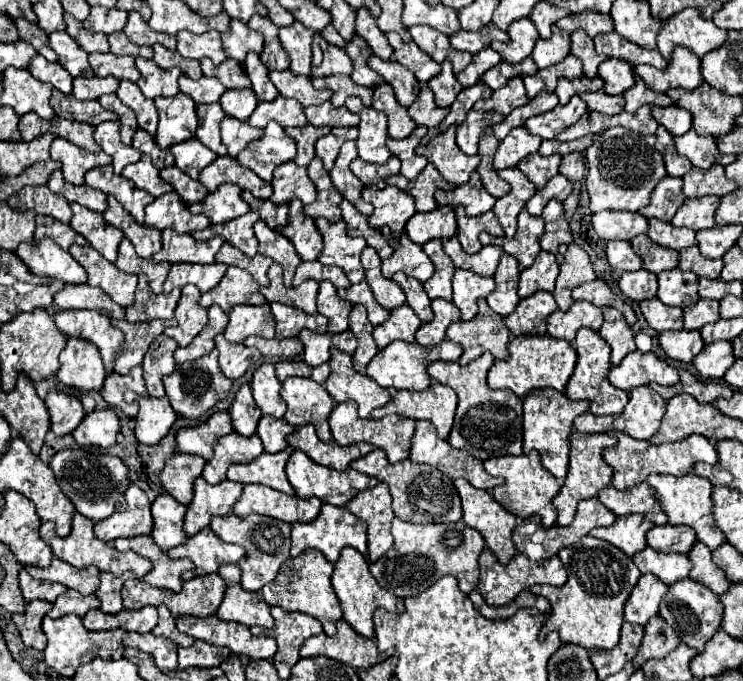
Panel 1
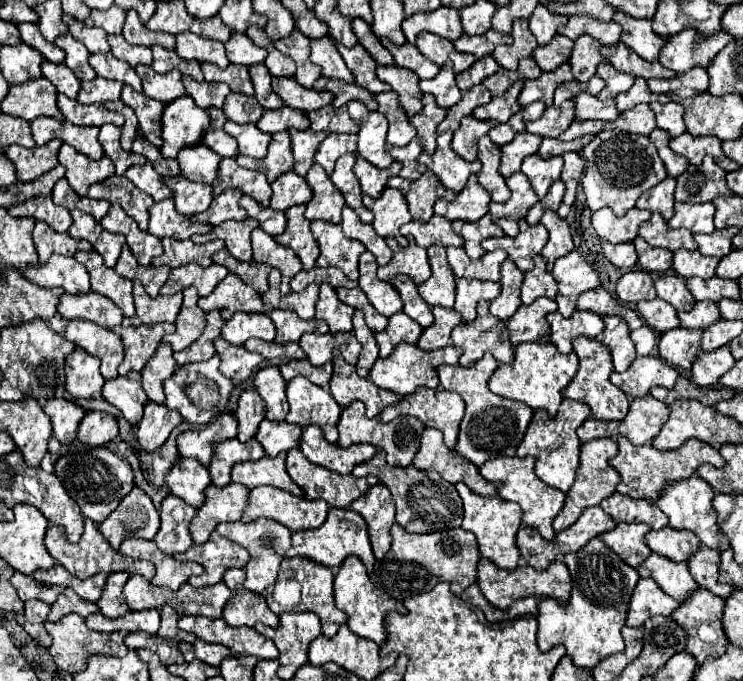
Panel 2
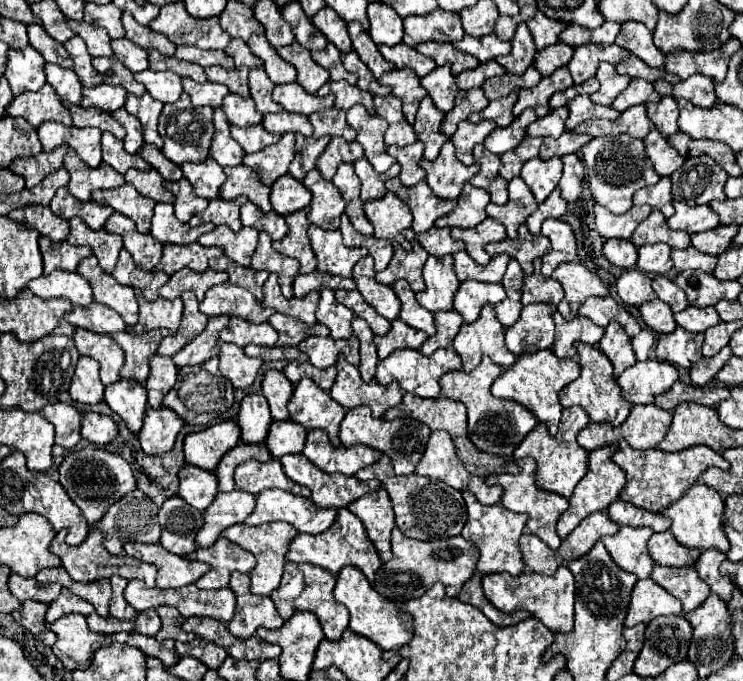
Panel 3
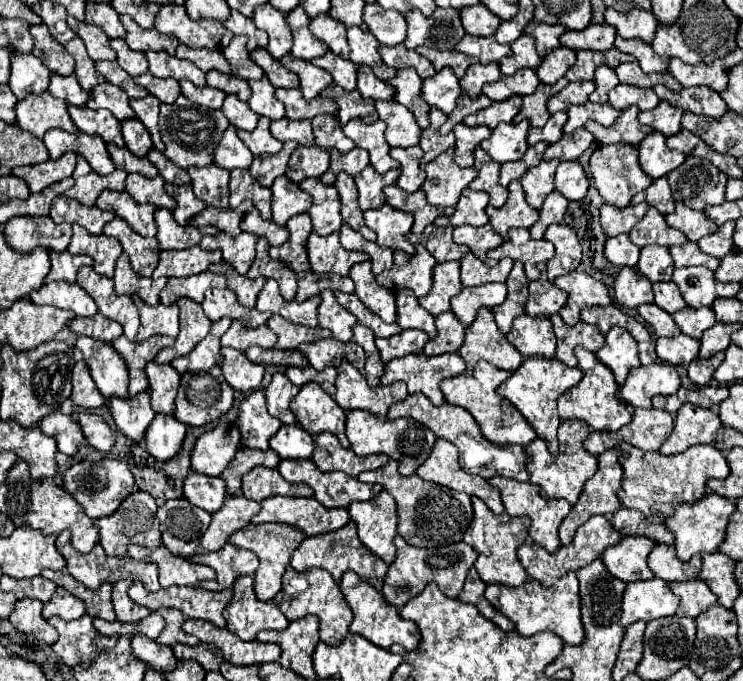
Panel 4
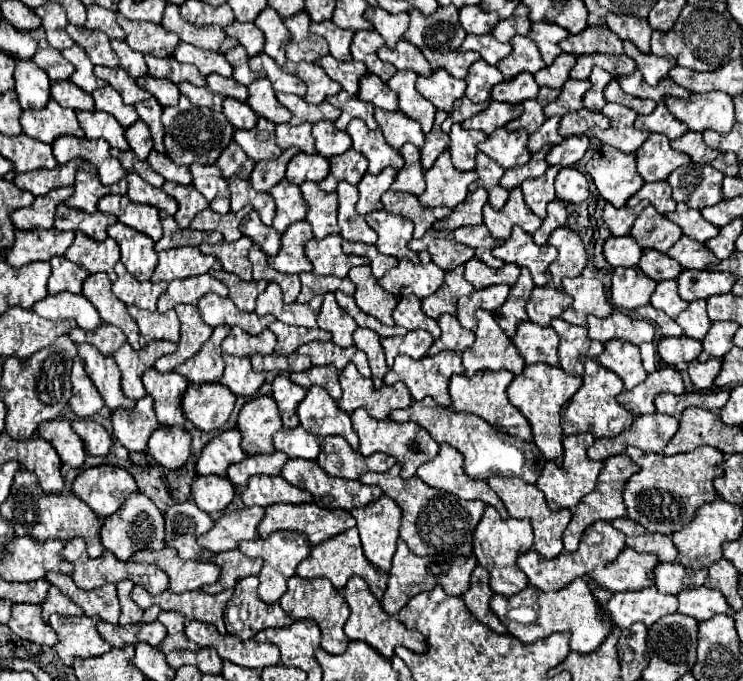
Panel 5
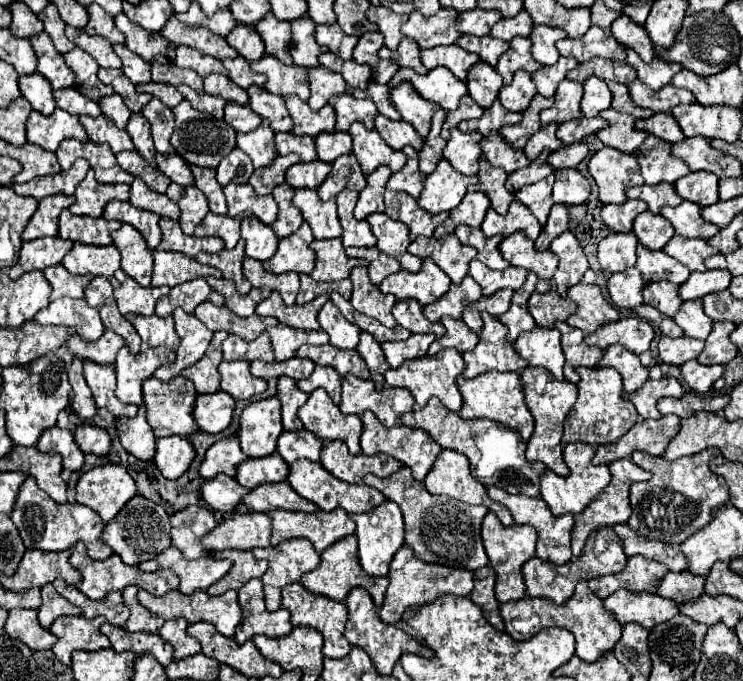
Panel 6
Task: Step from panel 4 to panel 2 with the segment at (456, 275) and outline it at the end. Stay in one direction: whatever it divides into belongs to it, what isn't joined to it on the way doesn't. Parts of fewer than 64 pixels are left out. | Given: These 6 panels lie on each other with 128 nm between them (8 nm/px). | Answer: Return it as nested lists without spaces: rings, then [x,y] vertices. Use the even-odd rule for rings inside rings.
[[[438,244],[430,246],[428,258],[432,266],[432,276],[418,286],[420,296],[430,306],[452,308],[454,306],[454,272],[450,270],[448,260],[446,260],[446,248]]]

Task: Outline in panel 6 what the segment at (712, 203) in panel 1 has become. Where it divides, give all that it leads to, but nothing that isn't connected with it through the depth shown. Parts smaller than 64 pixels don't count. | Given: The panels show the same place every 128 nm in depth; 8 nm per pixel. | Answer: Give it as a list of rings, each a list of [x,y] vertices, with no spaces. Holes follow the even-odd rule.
[[[686,200],[676,208],[670,208],[670,206],[662,208],[660,214],[666,220],[670,220],[676,228],[676,234],[680,234],[684,238],[704,238],[704,240],[708,240],[708,238],[712,238],[714,234],[720,232],[718,226],[706,222],[700,216],[700,206],[686,202]]]

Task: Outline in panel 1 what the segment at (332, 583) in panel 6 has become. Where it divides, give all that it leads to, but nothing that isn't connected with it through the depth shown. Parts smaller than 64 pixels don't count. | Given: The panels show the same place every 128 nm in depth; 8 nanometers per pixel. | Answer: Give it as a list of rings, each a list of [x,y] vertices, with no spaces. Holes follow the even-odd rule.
[[[324,504],[322,510],[320,510],[320,518],[316,518],[312,522],[294,522],[292,524],[292,550],[290,550],[292,556],[302,554],[306,548],[316,548],[330,562],[336,562],[338,556],[340,556],[340,550],[344,546],[352,546],[352,548],[356,548],[358,552],[362,552],[366,556],[366,522],[356,518],[344,506]]]

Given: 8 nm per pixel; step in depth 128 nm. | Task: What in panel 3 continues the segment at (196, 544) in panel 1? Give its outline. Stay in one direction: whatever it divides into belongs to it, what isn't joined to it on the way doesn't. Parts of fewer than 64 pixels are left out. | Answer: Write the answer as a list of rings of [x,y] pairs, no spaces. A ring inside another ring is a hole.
[[[222,536],[216,540],[214,546],[198,548],[188,558],[206,562],[210,566],[210,570],[200,580],[196,580],[196,586],[206,588],[206,590],[224,588],[228,586],[232,572],[238,570],[238,572],[248,574],[256,566],[256,558],[248,550],[240,548],[238,544],[232,544],[230,540]]]

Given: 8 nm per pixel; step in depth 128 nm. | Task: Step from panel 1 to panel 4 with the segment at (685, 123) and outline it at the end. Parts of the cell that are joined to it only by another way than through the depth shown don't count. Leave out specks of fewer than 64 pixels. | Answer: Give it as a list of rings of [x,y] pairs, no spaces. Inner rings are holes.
[[[662,100],[656,108],[644,110],[638,114],[638,120],[642,124],[650,126],[652,130],[656,130],[664,136],[672,136],[672,134],[680,132],[680,118],[682,118],[682,110],[668,104],[666,100]]]

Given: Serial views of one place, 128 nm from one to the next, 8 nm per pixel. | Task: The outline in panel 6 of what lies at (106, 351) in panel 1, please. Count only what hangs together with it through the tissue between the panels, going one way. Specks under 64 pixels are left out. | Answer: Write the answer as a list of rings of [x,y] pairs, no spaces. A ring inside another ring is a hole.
[[[84,360],[84,376],[86,376],[88,386],[92,388],[92,394],[94,394],[98,408],[110,410],[116,418],[120,418],[120,416],[134,418],[136,416],[138,406],[122,404],[114,394],[114,390],[116,390],[114,364],[102,366],[102,364],[92,364],[90,360]]]

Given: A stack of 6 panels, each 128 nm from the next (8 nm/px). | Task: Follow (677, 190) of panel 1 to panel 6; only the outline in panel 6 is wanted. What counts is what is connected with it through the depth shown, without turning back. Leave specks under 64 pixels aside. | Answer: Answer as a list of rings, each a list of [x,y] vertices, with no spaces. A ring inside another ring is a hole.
[[[642,184],[638,188],[628,188],[626,196],[644,200],[648,204],[648,210],[652,210],[654,214],[658,214],[662,206],[678,206],[682,202],[672,184],[654,184],[654,186]]]

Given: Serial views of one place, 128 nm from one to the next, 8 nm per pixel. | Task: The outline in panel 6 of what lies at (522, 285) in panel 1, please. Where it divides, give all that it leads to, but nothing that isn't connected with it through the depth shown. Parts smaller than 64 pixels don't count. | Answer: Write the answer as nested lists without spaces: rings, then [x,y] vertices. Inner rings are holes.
[[[556,288],[546,294],[534,292],[528,300],[528,310],[538,326],[552,328],[556,321],[566,321],[568,316],[576,312],[576,304],[560,297]]]

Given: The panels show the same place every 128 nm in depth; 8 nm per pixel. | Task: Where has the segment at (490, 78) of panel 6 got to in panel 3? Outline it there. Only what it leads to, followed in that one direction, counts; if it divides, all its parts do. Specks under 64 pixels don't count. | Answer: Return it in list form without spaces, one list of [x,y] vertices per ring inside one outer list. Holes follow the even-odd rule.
[[[490,60],[490,62],[484,62],[480,64],[478,68],[474,70],[466,70],[462,74],[456,76],[456,84],[460,90],[472,90],[472,88],[480,88],[488,78],[492,76],[502,76],[506,70],[496,62],[496,60]]]

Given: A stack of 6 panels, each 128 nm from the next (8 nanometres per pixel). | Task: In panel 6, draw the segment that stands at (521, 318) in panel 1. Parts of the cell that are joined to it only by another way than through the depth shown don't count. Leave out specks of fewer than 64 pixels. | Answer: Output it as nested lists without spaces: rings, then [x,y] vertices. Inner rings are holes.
[[[534,326],[530,332],[516,338],[514,348],[524,360],[528,360],[530,366],[546,368],[556,376],[556,380],[564,380],[564,354],[560,346],[560,332],[556,328]]]

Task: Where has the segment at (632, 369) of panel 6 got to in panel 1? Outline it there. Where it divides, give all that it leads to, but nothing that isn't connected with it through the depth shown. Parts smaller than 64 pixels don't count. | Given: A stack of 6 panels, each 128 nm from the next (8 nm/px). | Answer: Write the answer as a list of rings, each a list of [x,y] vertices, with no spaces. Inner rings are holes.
[[[602,308],[604,310],[604,324],[600,328],[600,336],[610,344],[612,348],[612,364],[618,366],[622,358],[630,352],[634,352],[634,332],[626,324],[624,316],[616,308]]]

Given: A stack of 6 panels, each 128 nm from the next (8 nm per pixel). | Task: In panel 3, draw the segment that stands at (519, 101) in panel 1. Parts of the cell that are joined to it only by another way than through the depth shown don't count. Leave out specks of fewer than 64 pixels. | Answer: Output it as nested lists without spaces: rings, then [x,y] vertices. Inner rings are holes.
[[[514,90],[512,94],[508,94],[506,98],[500,98],[500,100],[492,100],[488,104],[488,108],[468,116],[470,122],[482,122],[482,120],[492,120],[496,122],[498,126],[508,126],[512,124],[514,120],[514,114],[512,114],[512,108],[516,104],[516,98],[518,98],[518,90]]]

